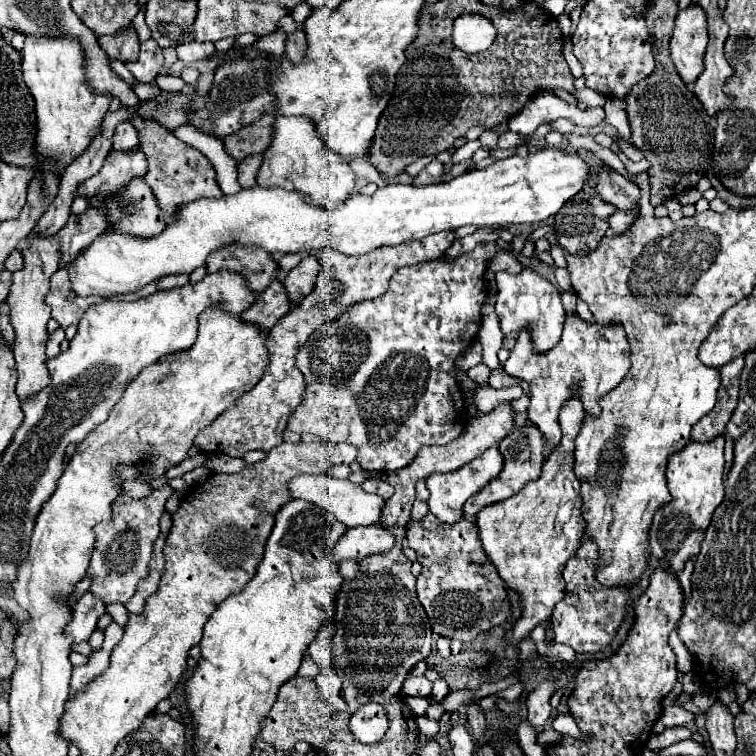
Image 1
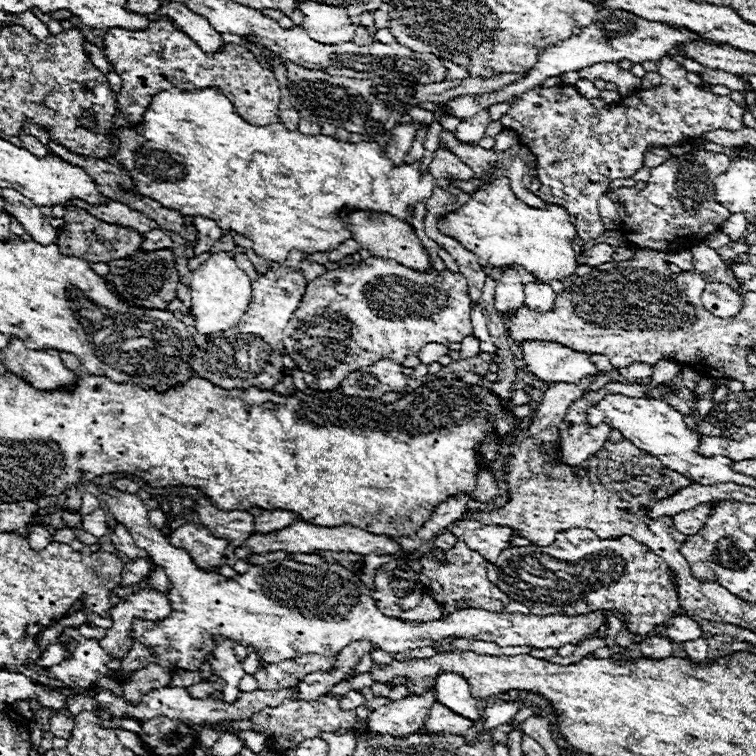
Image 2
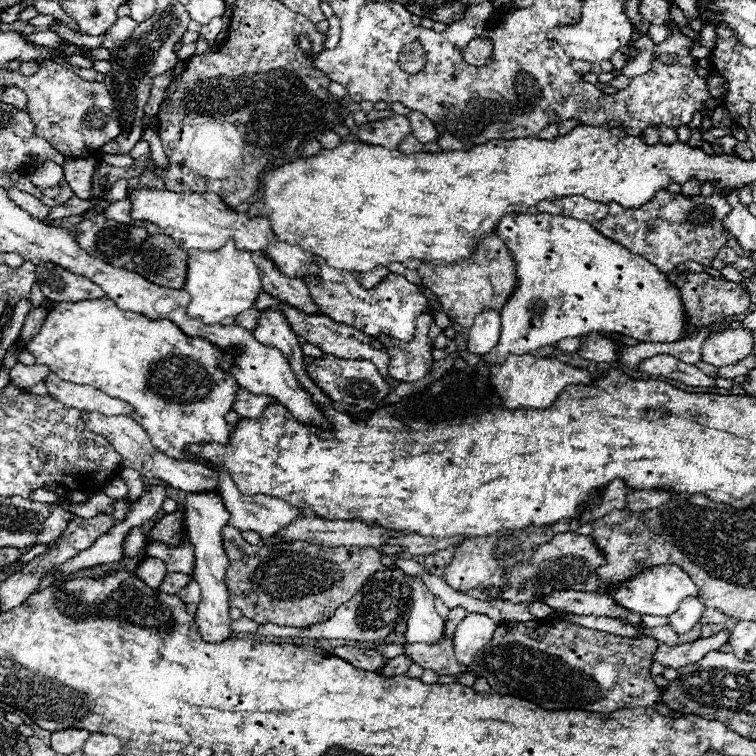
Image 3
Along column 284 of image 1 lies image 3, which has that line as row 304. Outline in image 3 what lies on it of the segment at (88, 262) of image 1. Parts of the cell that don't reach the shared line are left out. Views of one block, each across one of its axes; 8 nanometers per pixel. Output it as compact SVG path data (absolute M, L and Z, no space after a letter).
M228 240L222 248L212 252L188 252L188 276L184 290L192 296L186 312L192 318L202 318L202 322L206 324L218 324L228 316L238 316L244 310L252 308L262 290L262 284L250 252L238 250L234 240Z

